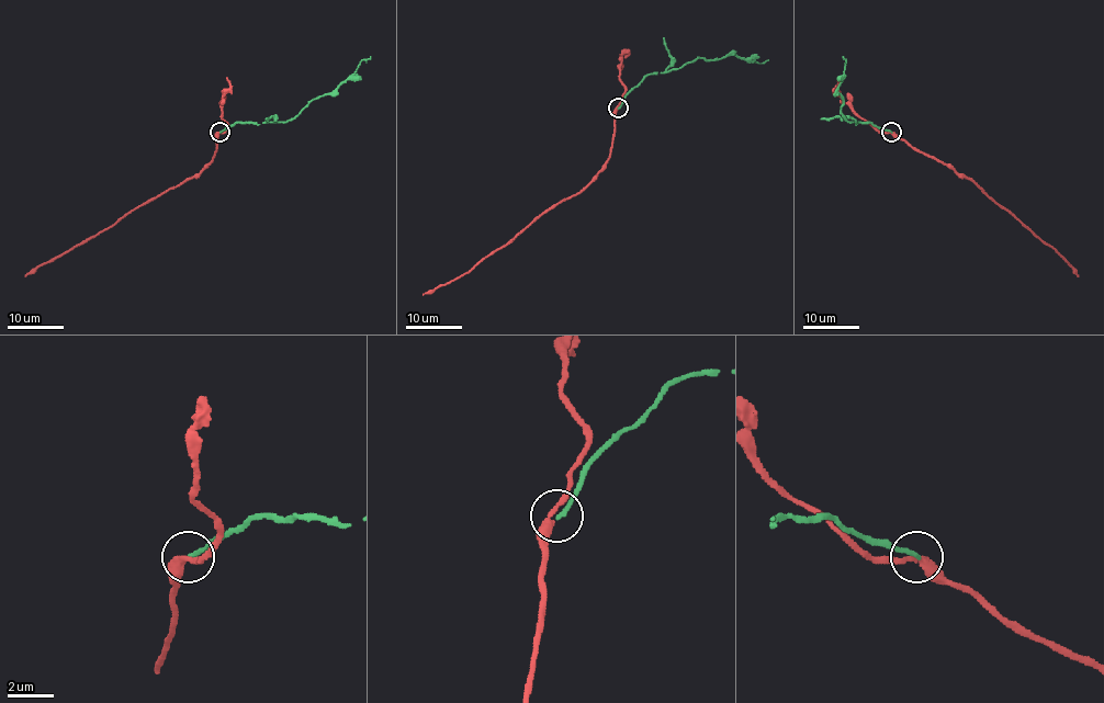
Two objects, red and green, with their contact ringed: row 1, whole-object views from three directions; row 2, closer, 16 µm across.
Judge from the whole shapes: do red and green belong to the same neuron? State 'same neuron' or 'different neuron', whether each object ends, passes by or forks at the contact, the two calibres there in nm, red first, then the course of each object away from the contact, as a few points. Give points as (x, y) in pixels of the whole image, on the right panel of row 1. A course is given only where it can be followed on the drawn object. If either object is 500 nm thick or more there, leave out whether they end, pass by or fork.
same neuron; red passes by; green ends there; 280 nm thick on the red side, 180 nm on the other; red runs (890, 132), (948, 165), (958, 174), (970, 178), (995, 203), (1055, 250), (1078, 276); green runs (890, 132), (870, 122), (849, 122), (841, 112), (842, 100), (838, 92), (846, 60), (842, 56)

